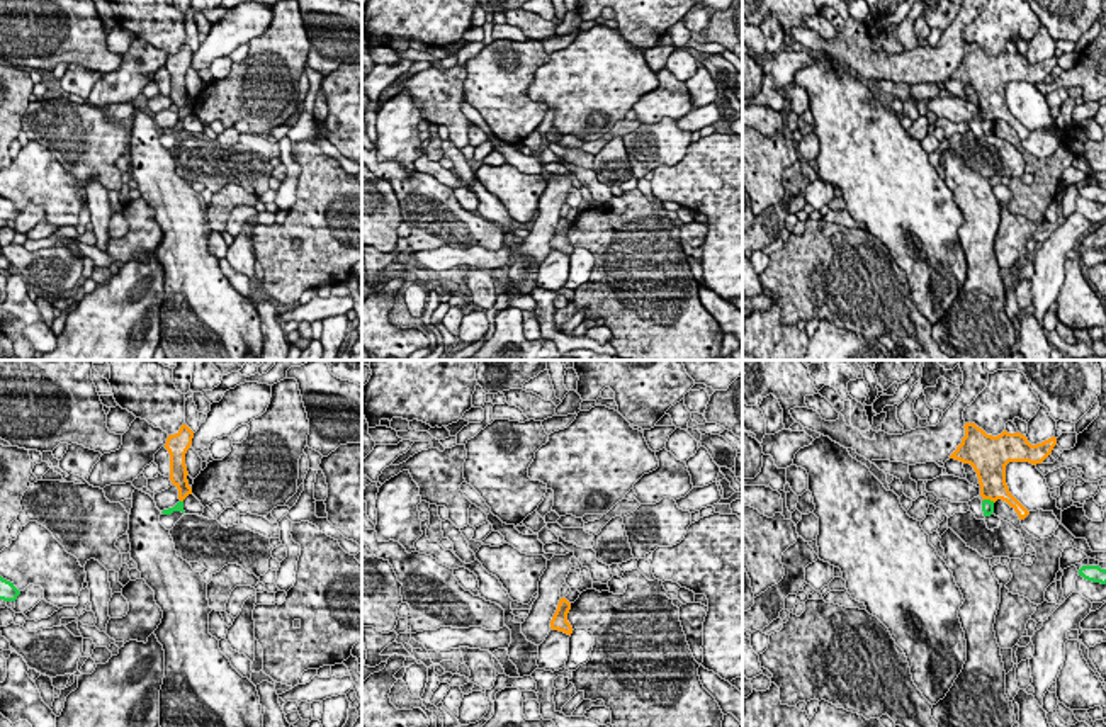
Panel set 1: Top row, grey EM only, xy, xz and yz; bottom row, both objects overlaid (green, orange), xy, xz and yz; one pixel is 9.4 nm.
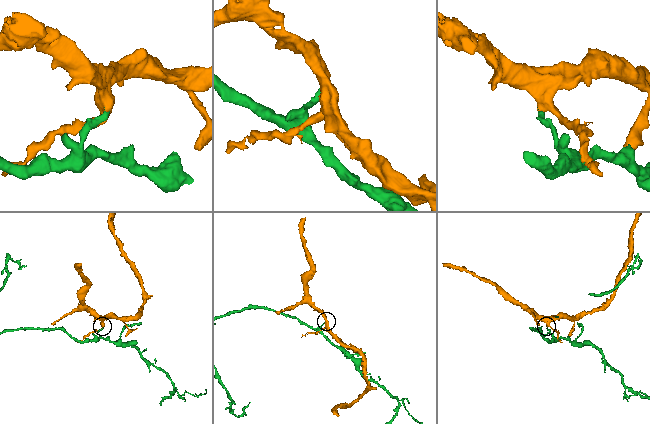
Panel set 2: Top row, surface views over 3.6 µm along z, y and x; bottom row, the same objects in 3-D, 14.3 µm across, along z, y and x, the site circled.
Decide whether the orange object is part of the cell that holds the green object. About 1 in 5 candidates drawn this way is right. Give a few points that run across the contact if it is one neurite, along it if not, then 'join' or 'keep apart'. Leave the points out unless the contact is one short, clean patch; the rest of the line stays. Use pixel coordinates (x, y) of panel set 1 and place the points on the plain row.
line yz (984, 118), (994, 121); keep apart

